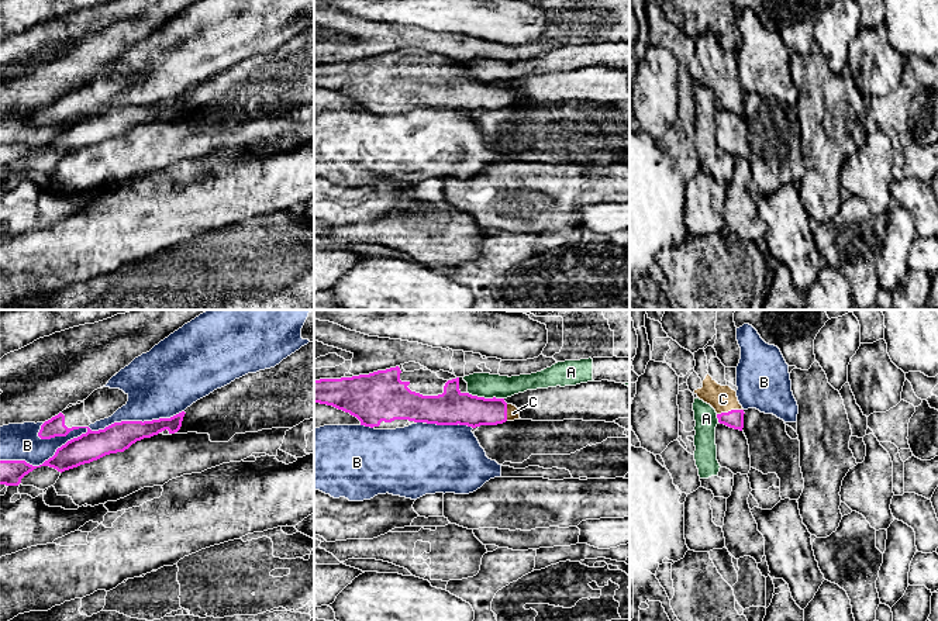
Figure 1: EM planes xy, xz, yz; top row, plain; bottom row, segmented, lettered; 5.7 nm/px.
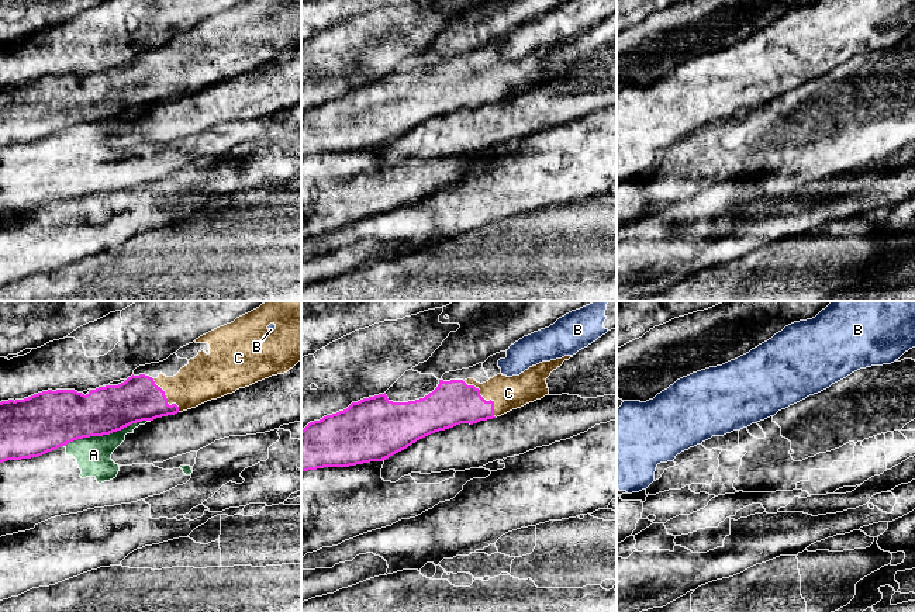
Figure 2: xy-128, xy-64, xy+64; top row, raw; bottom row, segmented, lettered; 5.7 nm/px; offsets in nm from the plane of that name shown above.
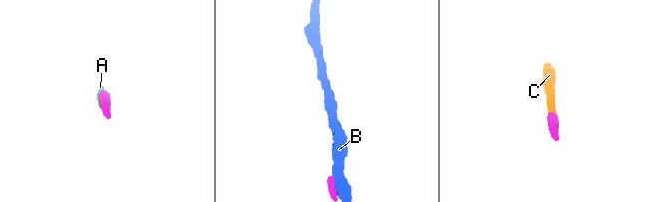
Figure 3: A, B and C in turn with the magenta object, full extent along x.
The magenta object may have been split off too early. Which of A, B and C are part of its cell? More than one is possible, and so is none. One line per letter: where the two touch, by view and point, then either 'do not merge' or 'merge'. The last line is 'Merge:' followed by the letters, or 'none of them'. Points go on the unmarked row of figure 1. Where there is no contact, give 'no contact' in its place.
A: xz (486, 83) | do not merge
B: xy (90, 114) | do not merge
C: yz (731, 95) | merge
Merge: C

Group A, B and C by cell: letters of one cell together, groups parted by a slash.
A / B / C

